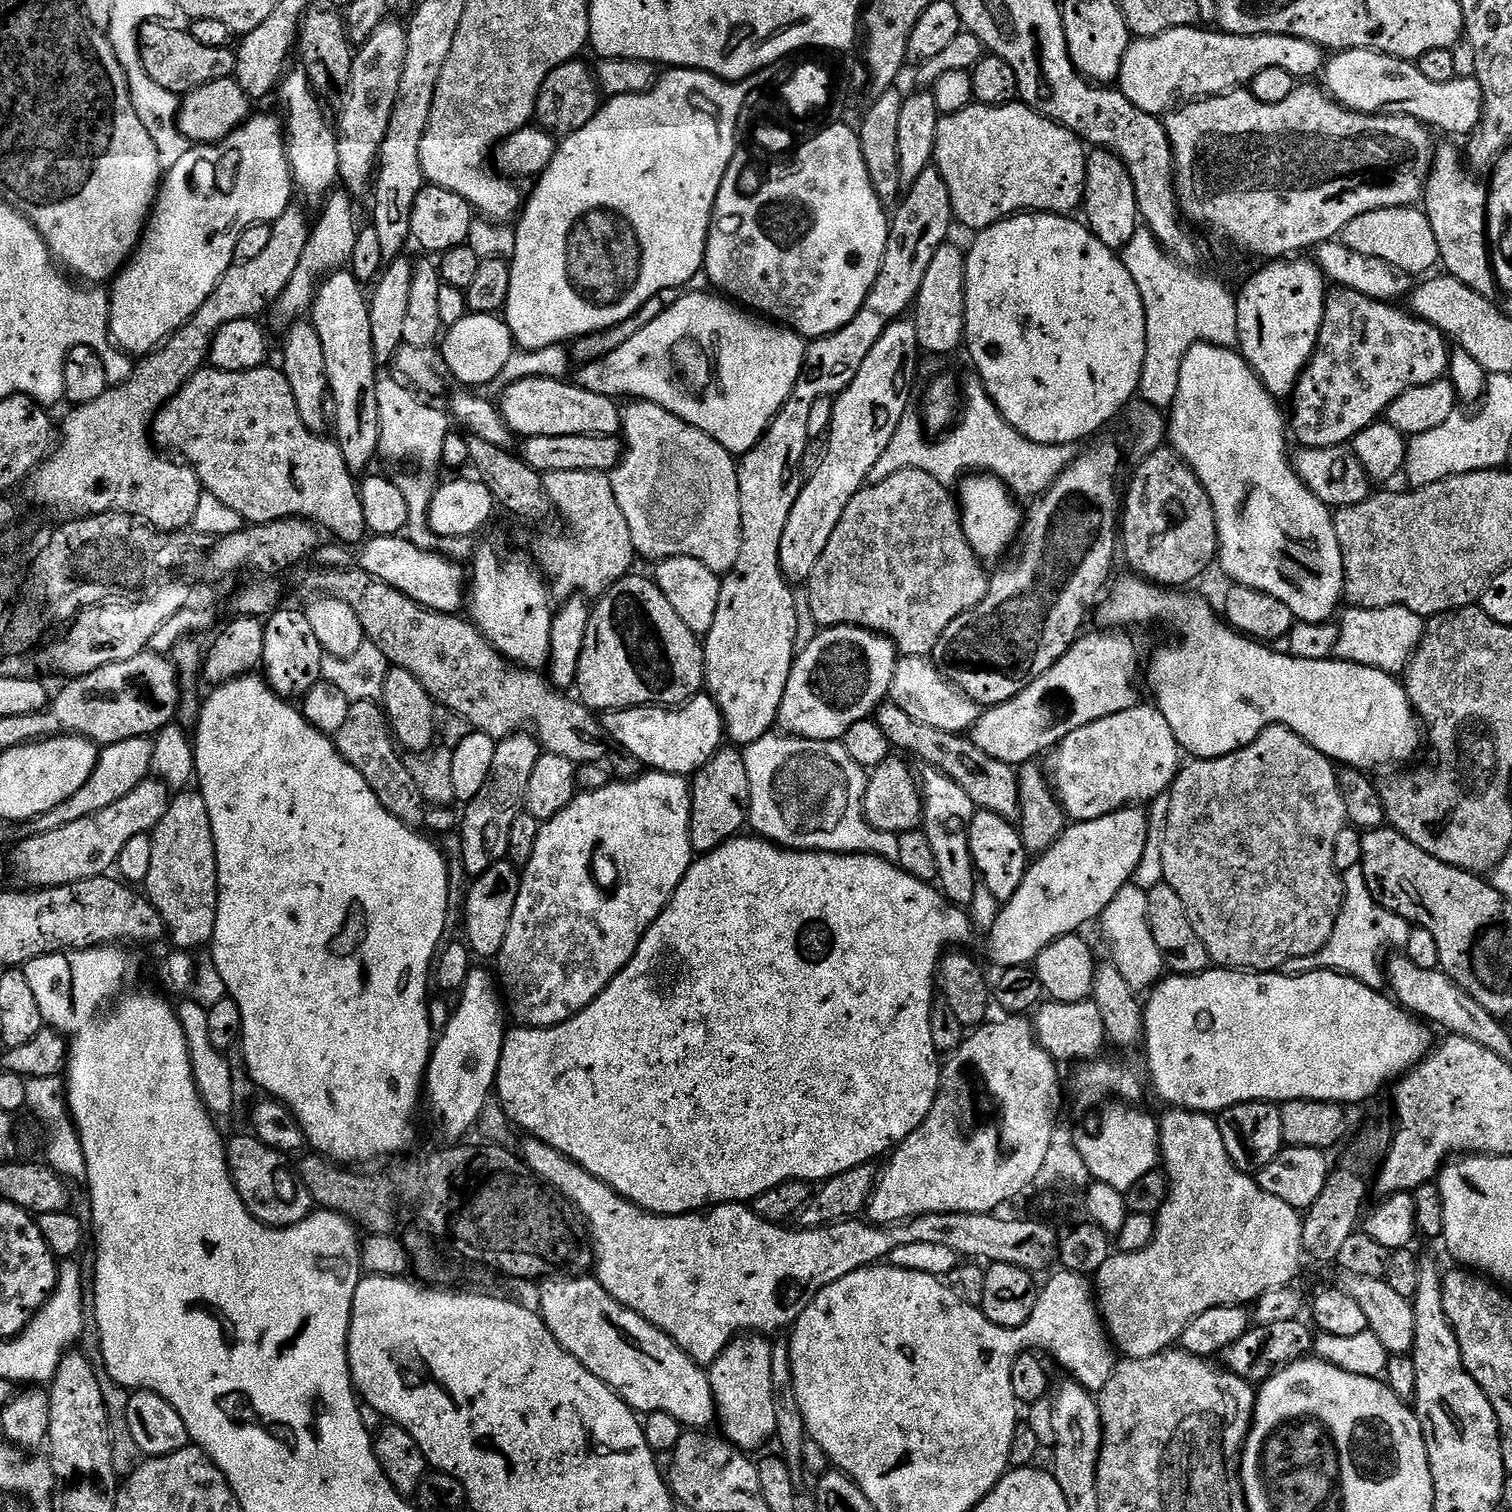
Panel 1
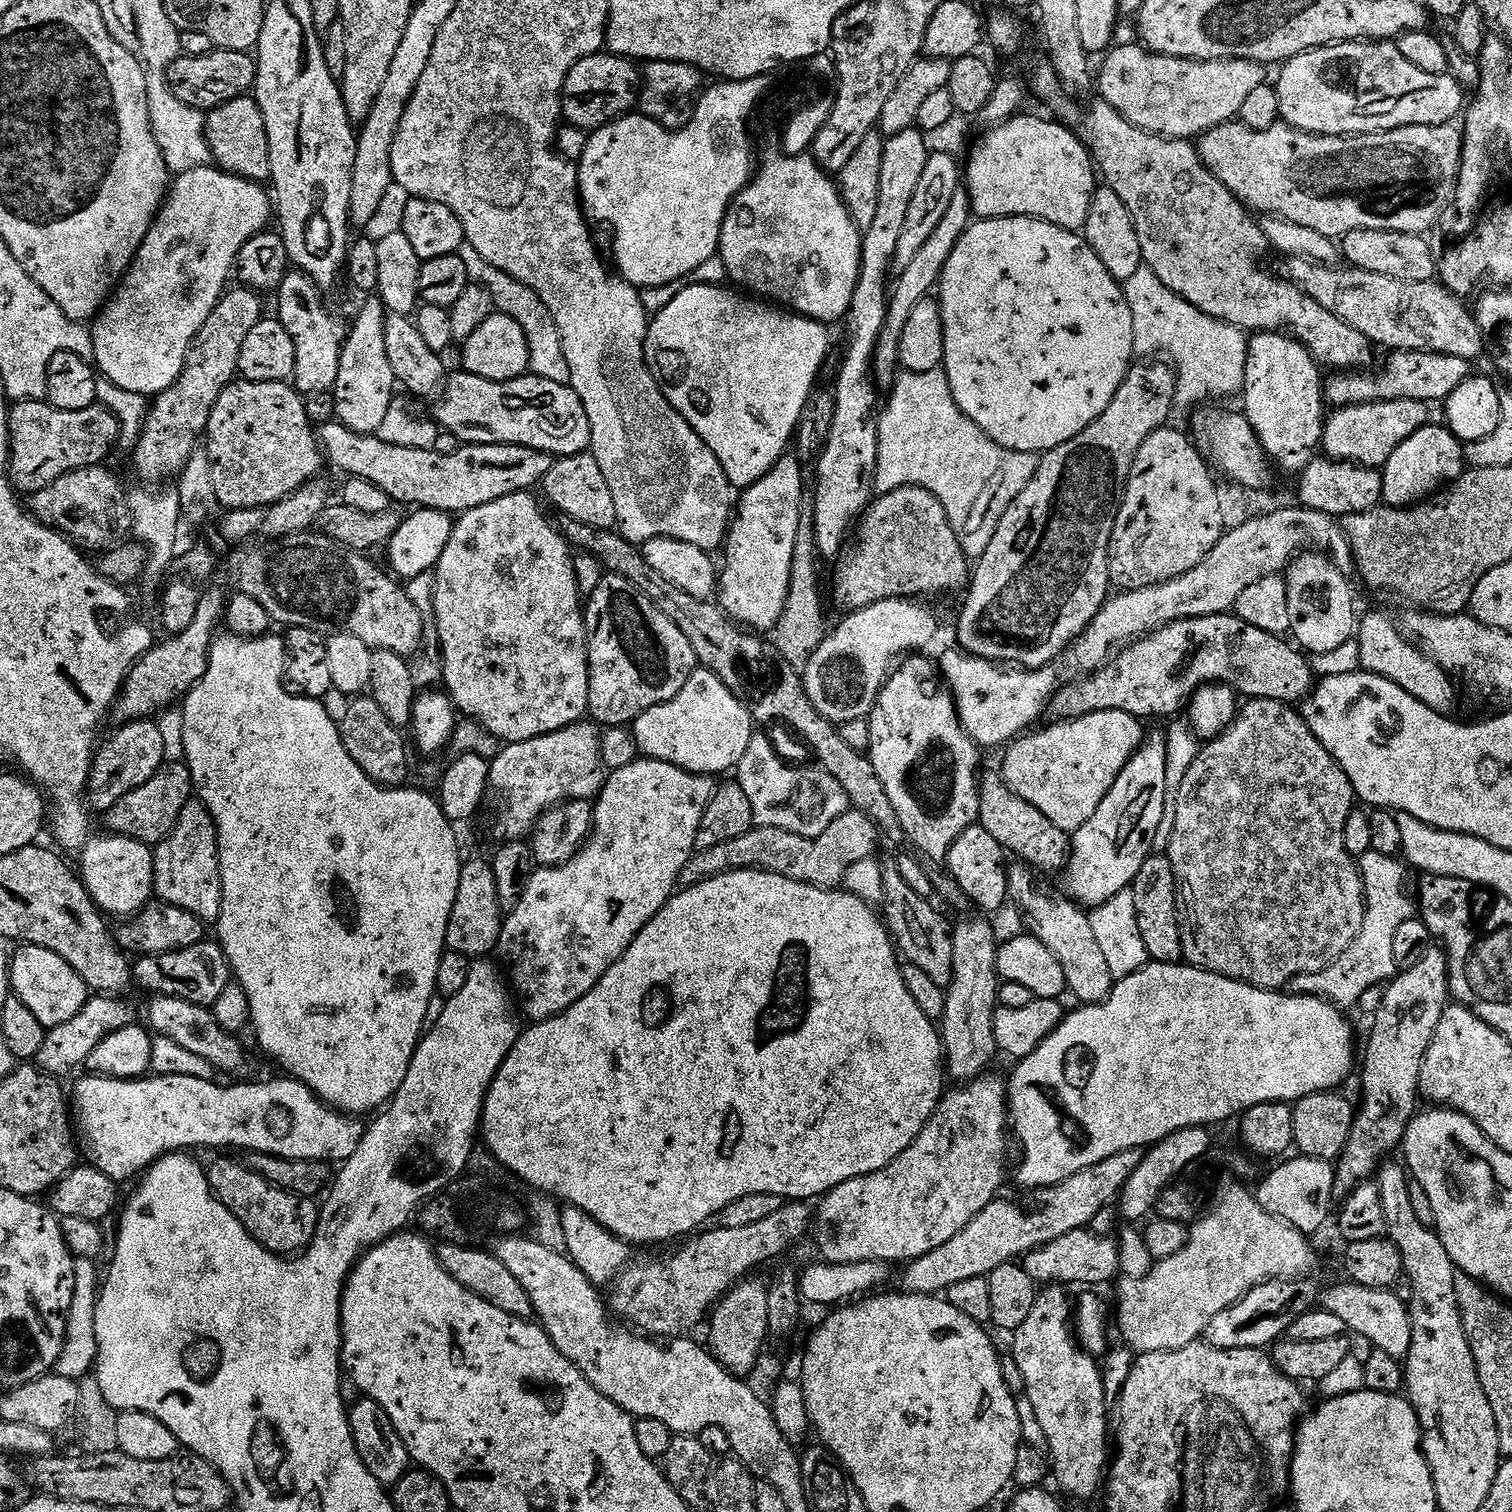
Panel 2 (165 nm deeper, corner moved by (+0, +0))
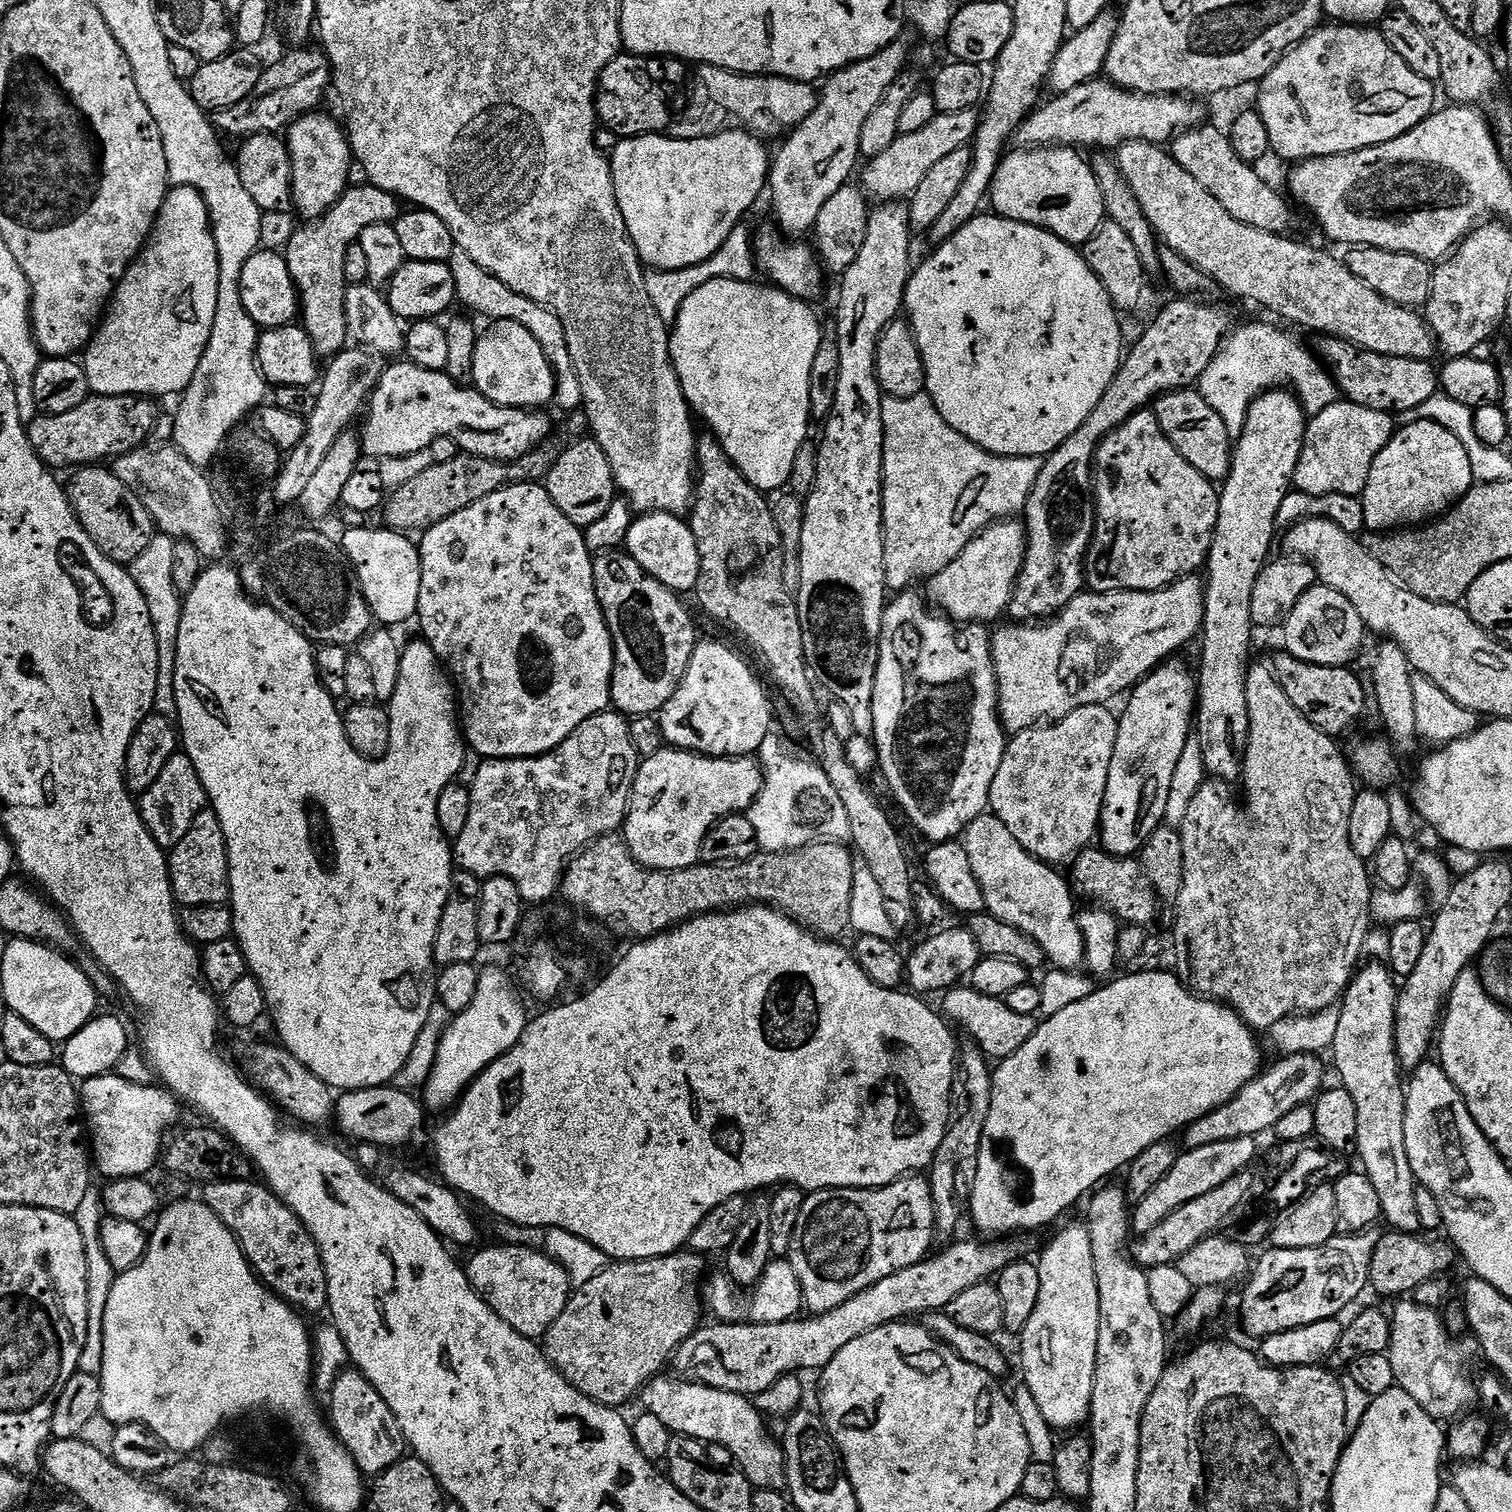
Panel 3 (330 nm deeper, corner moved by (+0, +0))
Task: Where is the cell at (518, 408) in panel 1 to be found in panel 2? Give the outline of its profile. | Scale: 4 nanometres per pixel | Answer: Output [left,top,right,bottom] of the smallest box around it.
[434,370,592,458]

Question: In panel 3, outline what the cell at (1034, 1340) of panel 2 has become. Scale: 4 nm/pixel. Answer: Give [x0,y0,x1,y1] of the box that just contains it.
[1020,1223,1100,1430]

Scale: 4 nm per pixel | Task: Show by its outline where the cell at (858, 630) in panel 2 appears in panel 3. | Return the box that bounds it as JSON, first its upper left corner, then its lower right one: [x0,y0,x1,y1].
[927,518,1028,625]

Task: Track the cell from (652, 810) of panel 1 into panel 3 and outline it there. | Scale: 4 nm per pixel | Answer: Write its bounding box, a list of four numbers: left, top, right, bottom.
[622,746,762,872]

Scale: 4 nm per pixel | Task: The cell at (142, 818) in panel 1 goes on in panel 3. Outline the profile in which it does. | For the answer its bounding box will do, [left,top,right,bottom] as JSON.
[138,754,209,850]

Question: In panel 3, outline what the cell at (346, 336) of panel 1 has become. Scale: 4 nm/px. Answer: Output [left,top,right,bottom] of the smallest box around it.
[286,115,354,222]

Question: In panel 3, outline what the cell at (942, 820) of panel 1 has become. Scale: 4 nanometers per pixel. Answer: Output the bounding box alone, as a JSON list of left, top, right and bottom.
[871,590,1006,844]

